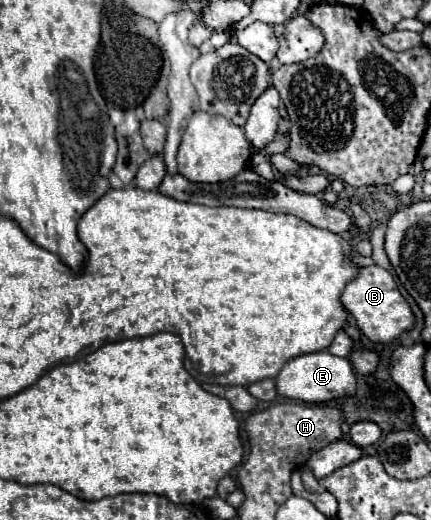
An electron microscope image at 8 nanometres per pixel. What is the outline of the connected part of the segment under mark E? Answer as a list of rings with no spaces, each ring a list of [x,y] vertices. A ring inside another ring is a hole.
[[[329,351],[307,353],[307,355],[299,355],[287,361],[281,373],[275,377],[275,383],[277,383],[279,395],[305,401],[305,403],[325,403],[325,401],[339,399],[345,395],[355,395],[355,389],[357,389],[357,377],[355,377],[351,359],[331,355]]]

